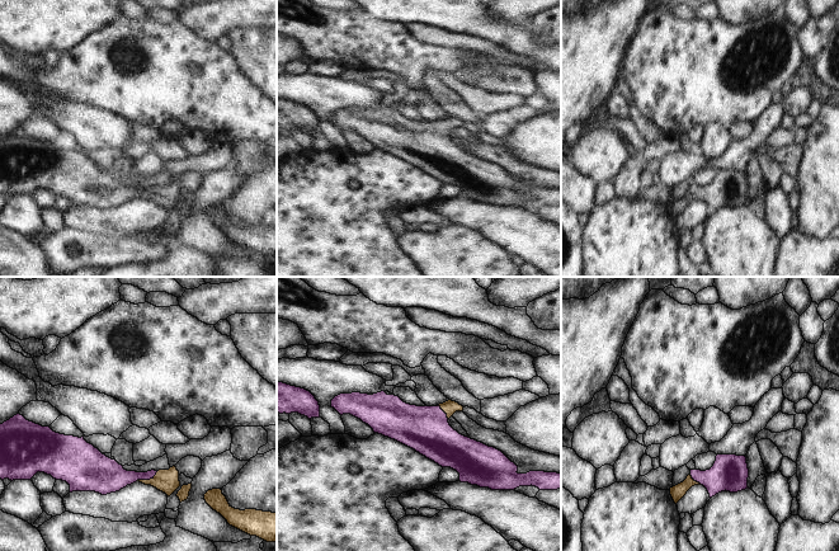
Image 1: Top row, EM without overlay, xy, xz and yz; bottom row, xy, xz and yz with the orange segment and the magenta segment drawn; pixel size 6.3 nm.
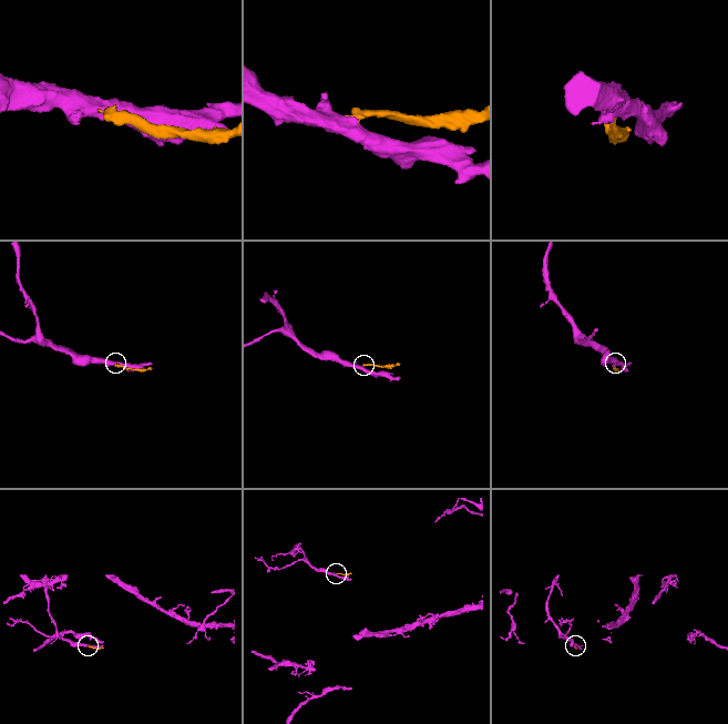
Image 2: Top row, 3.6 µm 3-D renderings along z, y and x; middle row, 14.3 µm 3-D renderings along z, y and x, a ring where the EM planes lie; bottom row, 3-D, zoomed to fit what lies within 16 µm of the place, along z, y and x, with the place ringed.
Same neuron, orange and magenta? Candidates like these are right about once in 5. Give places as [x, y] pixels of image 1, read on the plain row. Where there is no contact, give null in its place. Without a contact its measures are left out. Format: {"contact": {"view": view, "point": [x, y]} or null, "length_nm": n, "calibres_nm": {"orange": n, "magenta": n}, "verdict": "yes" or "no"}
{"contact": {"view": "xy", "point": [146, 196]}, "length_nm": 160, "calibres_nm": {"orange": 140, "magenta": 220}, "verdict": "yes"}

